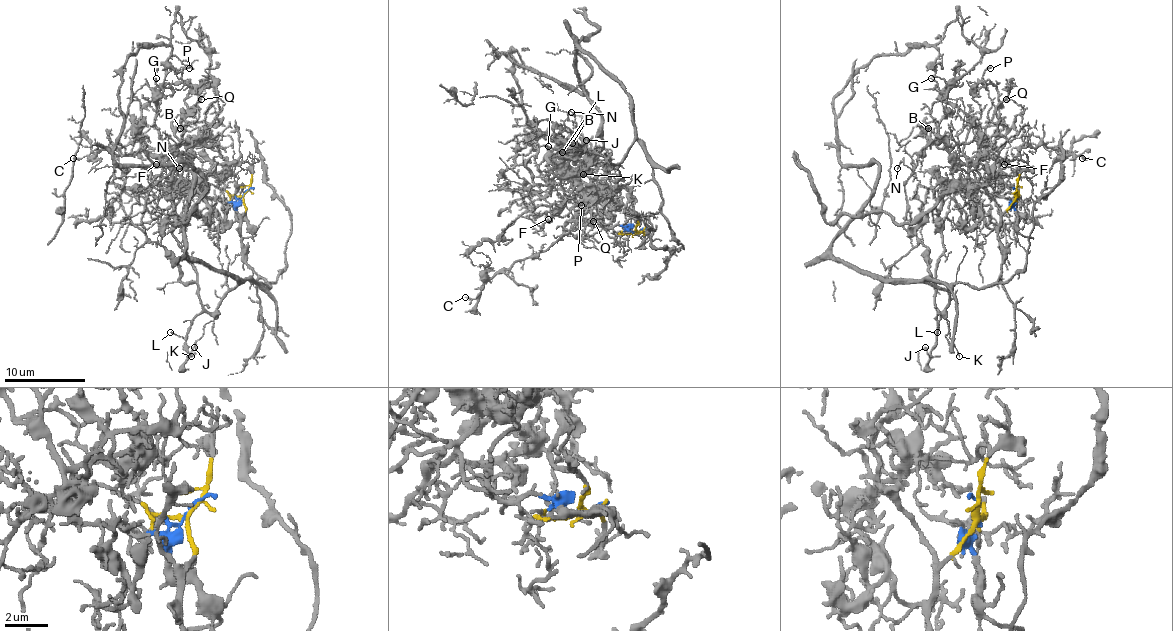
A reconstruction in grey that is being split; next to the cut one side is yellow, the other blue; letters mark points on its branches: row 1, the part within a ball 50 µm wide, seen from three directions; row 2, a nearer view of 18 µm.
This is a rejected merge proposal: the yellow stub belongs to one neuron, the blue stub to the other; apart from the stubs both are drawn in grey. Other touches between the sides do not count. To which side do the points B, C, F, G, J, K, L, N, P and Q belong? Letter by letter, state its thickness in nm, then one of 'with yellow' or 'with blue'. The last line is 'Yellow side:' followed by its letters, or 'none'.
B: 180 nm thick; with blue
C: 100 nm thick; with blue
F: 70 nm thick; with blue
G: 140 nm thick; with blue
J: 140 nm thick; with yellow
K: 120 nm thick; with yellow
L: 100 nm thick; with yellow
N: 110 nm thick; with blue
P: 140 nm thick; with blue
Q: 100 nm thick; with blue
Yellow side: J, K, L

